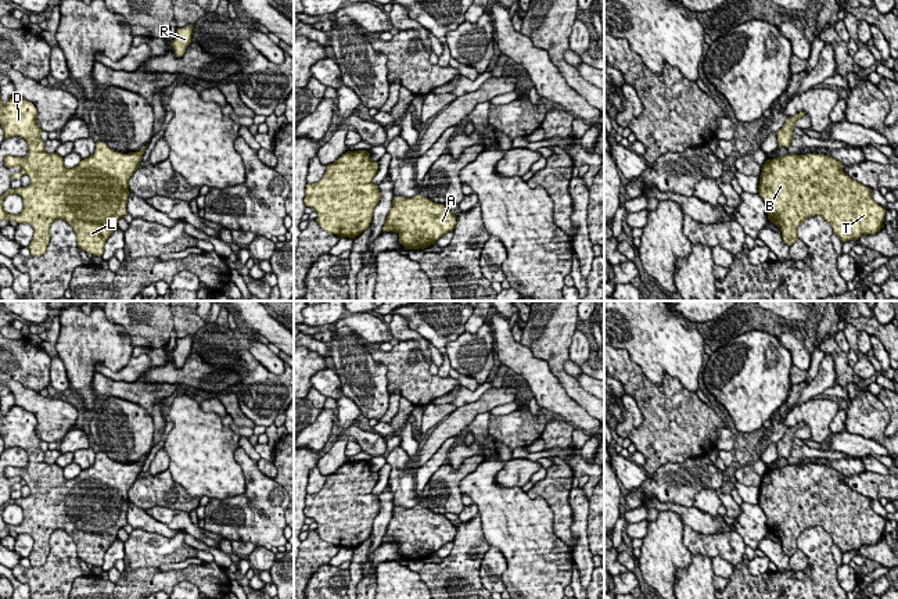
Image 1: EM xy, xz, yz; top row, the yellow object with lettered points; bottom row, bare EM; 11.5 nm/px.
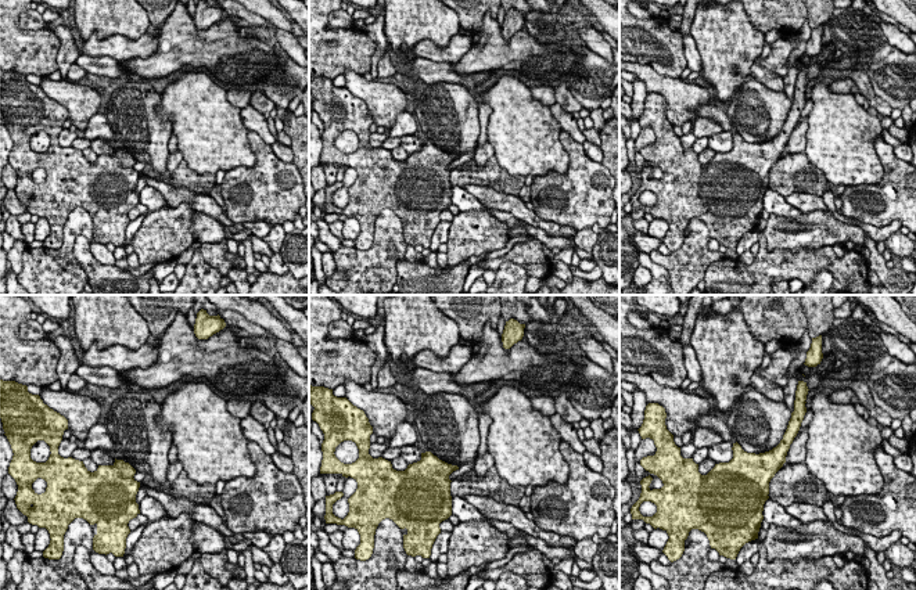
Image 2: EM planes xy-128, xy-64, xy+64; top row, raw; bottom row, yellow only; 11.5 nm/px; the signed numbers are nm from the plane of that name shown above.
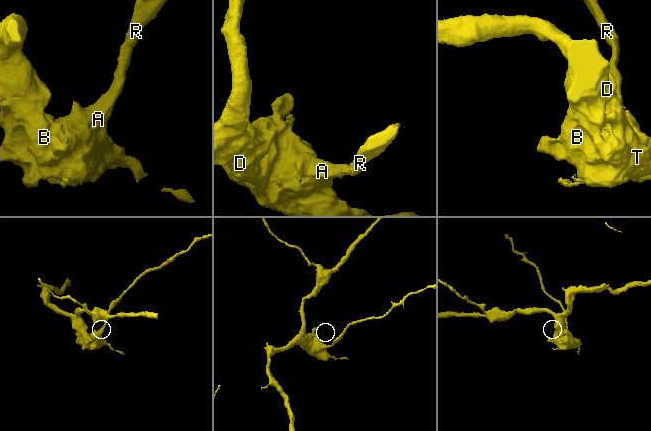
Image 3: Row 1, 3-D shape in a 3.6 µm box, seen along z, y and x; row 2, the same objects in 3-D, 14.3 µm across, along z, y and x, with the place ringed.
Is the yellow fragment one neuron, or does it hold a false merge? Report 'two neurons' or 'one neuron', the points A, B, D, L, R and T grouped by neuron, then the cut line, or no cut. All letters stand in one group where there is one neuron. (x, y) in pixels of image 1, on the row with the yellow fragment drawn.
one neuron; A B D L R T; no cut

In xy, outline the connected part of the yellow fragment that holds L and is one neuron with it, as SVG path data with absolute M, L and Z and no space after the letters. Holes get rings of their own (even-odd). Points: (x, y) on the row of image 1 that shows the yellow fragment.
M0 93L0 125L4 139L19 136L28 143L28 154L24 158L7 155L4 166L22 169L12 173L11 180L19 179L24 173L30 177L30 183L26 187L10 187L0 197L0 220L29 223L33 227L33 237L28 245L32 257L40 257L46 252L50 241L50 226L55 219L64 219L73 227L80 250L101 257L105 241L118 229L118 220L127 214L126 202L130 193L127 182L139 168L147 146L140 151L122 154L111 150L104 141L97 141L91 157L68 169L64 166L62 157L57 153L47 154L44 151L44 141L40 137L42 129L37 126L36 115L36 107L21 96L14 94L3 104ZM8 194L19 194L22 197L24 209L21 214L10 215L3 209L3 200Z

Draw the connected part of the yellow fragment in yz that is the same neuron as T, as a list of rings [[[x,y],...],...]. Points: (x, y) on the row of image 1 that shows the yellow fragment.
[[[816,153],[786,154],[765,161],[758,193],[766,204],[768,219],[780,229],[789,247],[798,240],[797,229],[808,216],[820,215],[843,243],[859,240],[863,234],[874,234],[884,227],[886,209],[872,198],[872,189],[843,172],[844,166],[836,158]]]

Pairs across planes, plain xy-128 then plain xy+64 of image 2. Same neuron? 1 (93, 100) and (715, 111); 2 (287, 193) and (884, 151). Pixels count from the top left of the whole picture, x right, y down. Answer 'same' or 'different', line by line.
1: different
2: same

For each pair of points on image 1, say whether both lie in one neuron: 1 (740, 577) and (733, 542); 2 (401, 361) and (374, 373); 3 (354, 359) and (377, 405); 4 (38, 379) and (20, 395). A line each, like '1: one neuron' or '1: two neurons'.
1: two neurons
2: two neurons
3: one neuron
4: two neurons

